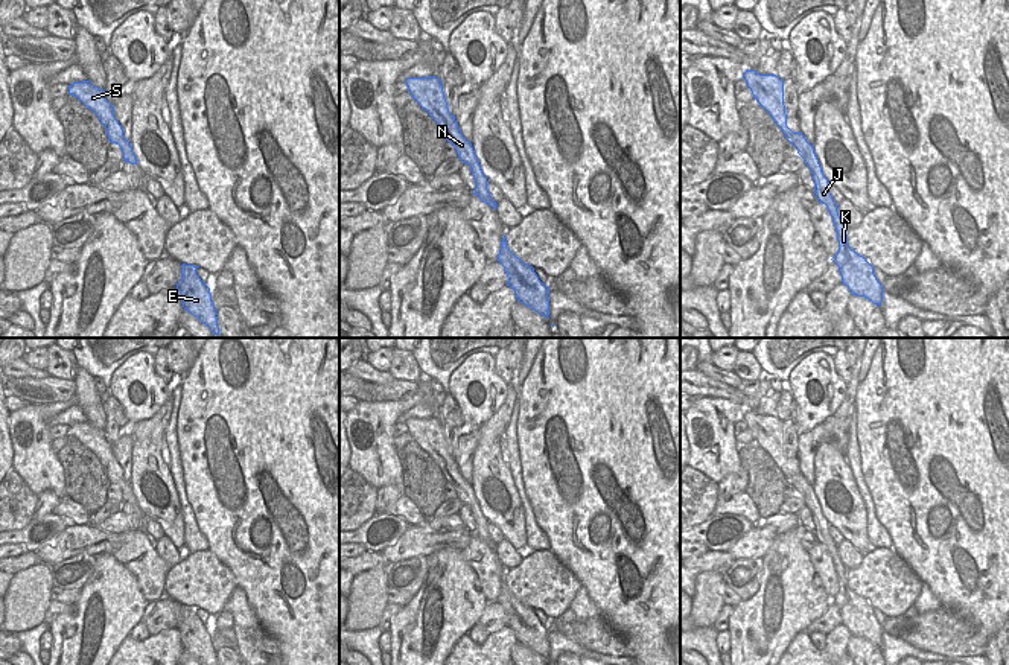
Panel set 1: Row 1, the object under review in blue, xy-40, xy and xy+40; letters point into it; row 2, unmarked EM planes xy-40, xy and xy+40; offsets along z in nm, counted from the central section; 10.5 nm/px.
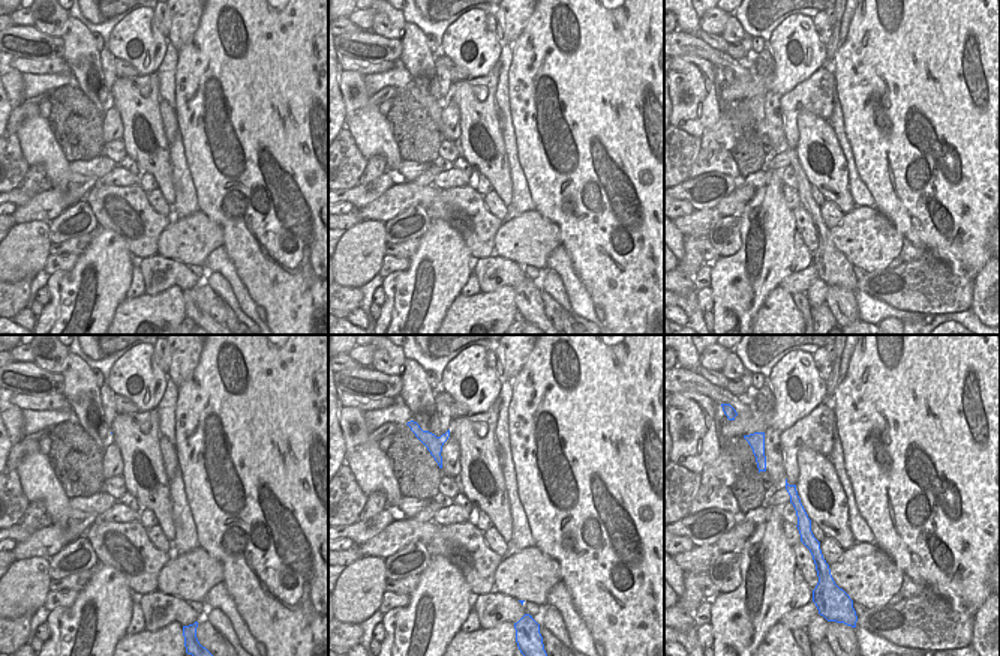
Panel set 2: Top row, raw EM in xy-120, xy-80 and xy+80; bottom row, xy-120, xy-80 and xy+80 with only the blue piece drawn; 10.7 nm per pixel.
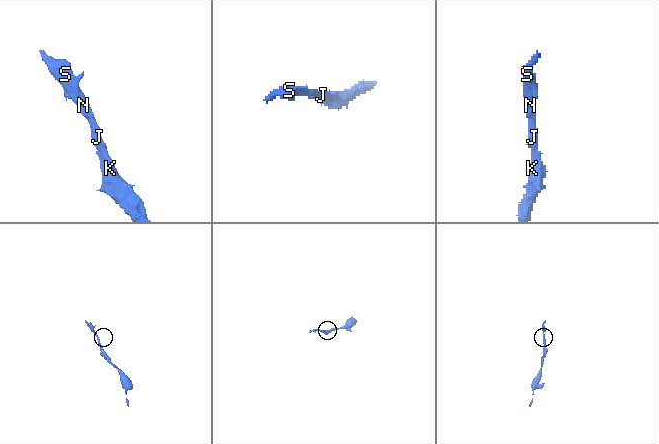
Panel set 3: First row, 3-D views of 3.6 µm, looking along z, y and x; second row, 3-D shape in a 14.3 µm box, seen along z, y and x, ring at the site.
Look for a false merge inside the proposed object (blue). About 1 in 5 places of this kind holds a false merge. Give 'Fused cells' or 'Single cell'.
Single cell

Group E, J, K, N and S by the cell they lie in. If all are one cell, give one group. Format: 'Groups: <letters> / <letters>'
Groups: E J K N S

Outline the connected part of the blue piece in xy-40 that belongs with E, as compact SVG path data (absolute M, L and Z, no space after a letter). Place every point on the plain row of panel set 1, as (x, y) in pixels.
M186 604L181 606L181 621L177 624L177 630L181 635L183 648L202 665L218 665L210 628L198 618L198 609Z

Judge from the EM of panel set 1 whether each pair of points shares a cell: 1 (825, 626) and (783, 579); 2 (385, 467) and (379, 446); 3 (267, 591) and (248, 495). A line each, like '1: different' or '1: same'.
1: different
2: same
3: same

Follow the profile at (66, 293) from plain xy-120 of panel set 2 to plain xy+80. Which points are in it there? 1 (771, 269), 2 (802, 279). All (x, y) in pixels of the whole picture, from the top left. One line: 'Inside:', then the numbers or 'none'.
Inside: 1

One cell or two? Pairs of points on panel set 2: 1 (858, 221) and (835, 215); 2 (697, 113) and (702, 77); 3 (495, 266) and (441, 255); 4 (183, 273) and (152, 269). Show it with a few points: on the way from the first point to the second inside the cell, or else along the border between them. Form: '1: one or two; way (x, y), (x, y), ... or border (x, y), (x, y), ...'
1: two; border (844, 213), (829, 230)
2: one; way (697, 104), (697, 86)
3: two; border (479, 258), (471, 270)
4: one; way (176, 273), (159, 269)

